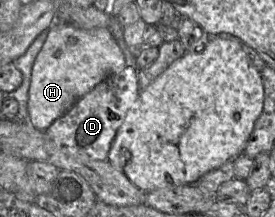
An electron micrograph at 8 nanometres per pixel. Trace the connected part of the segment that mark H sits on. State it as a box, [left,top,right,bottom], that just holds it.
[28,23,126,131]

